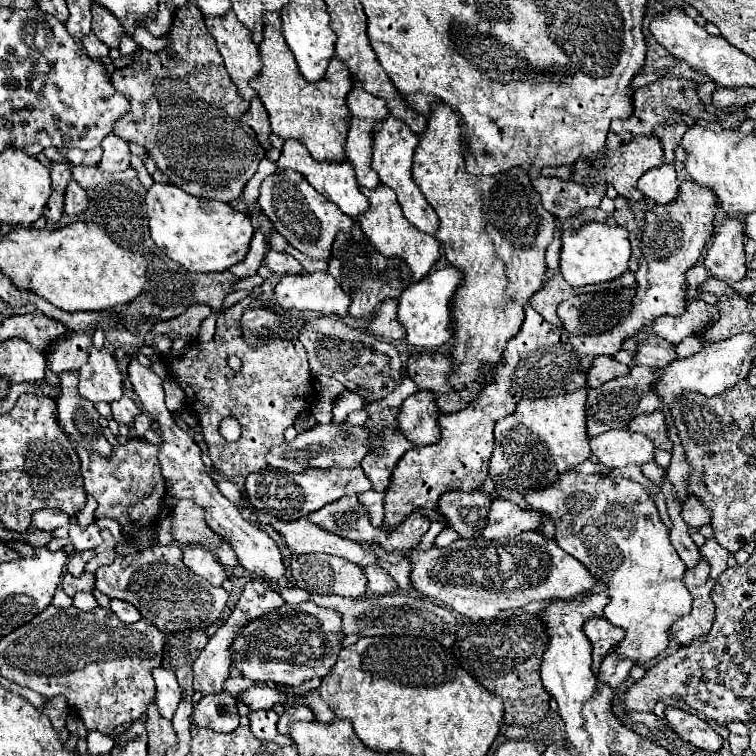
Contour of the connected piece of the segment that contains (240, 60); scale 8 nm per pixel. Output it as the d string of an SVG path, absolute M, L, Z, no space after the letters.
M227 11L221 17L205 17L205 25L217 41L225 69L235 81L239 95L243 95L243 99L255 97L257 93L249 85L249 79L259 73L261 59L257 45L251 41L251 31L235 19L233 11Z

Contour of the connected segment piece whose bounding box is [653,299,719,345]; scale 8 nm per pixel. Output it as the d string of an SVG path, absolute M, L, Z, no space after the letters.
M691 299L683 315L677 315L677 317L665 315L655 319L653 331L659 337L667 339L669 343L677 345L689 335L703 333L711 325L711 321L717 321L717 319L719 319L719 311L715 305L709 305L701 299Z

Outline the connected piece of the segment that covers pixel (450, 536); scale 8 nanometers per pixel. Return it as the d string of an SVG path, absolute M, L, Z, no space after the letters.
M449 525L449 527L445 527L445 529L437 535L435 545L439 545L439 547L447 547L447 545L451 545L455 539L459 539L459 533Z

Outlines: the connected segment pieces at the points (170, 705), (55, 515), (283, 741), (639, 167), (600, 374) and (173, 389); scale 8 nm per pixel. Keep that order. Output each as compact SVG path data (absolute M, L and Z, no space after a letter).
M159 667L157 671L153 671L153 679L155 679L155 685L157 685L157 695L155 695L155 703L161 711L163 717L171 719L181 697L183 697L183 691L179 687L179 683L175 681L175 675L163 667Z
M41 509L41 511L35 511L35 515L31 515L31 527L41 531L55 531L57 527L67 523L69 523L69 515L55 509Z
M273 710L251 711L248 714L251 719L251 731L261 741L273 741L277 745L291 745L293 739L289 735L281 735L277 731L277 719L279 715Z
M639 137L629 143L623 143L617 151L607 151L605 157L601 157L601 159L579 159L573 165L571 181L579 183L579 185L587 185L587 187L597 185L597 183L607 183L607 185L613 185L621 197L631 199L631 201L643 201L645 195L639 191L637 179L661 163L663 163L663 147L661 147L659 139L657 137Z
M595 357L593 367L587 373L587 385L589 387L599 387L611 379L625 377L631 369L623 363L619 363L615 357Z
M165 379L163 389L165 389L165 405L167 405L167 409L169 411L183 409L183 393L177 387L177 383L173 379Z

